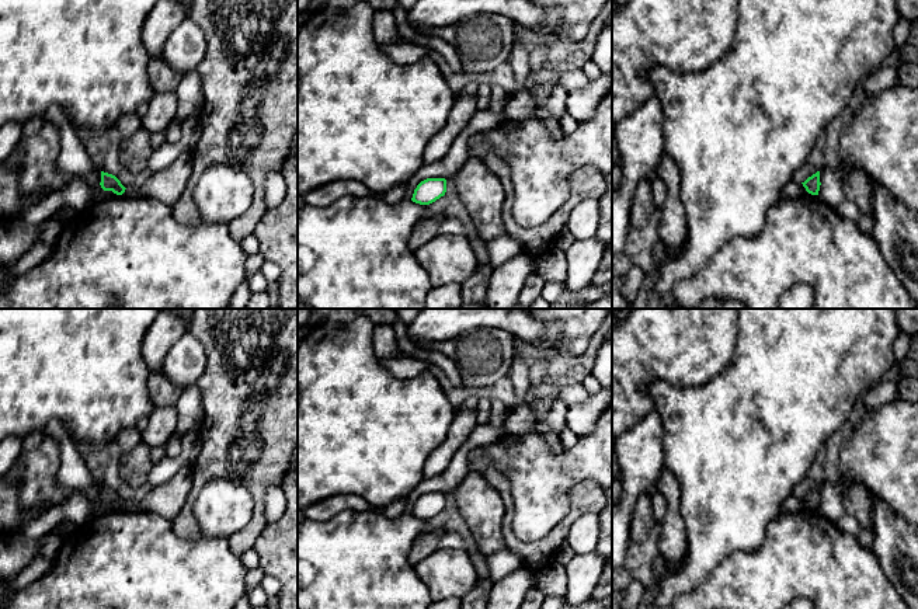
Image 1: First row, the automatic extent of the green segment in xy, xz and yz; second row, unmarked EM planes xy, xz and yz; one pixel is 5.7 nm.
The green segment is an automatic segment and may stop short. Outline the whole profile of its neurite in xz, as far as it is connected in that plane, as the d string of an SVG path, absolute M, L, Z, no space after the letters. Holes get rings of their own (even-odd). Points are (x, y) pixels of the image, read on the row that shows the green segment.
M427 178L414 189L411 201L420 205L430 205L446 192L445 178Z

